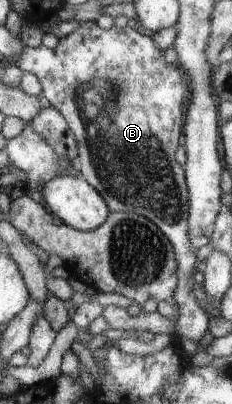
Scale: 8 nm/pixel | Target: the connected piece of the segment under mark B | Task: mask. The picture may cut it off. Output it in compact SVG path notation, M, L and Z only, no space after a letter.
M83 21L72 34L65 38L60 38L58 46L53 50L41 45L38 48L24 47L22 54L18 56L16 64L25 72L34 73L40 80L42 88L41 97L46 98L47 102L50 102L51 106L54 106L56 110L64 116L67 124L72 130L76 141L78 142L78 156L77 160L80 161L81 176L90 182L90 186L94 186L94 189L102 196L106 206L110 212L116 213L131 213L141 215L148 218L165 236L166 239L172 244L174 248L175 258L178 264L178 288L174 292L172 302L177 305L180 314L174 321L179 336L185 336L188 340L194 340L194 342L200 342L201 337L208 331L208 324L210 324L206 312L200 310L196 304L196 296L192 292L192 274L195 273L194 265L196 265L197 252L192 250L190 242L188 242L188 190L186 186L185 175L183 172L183 166L180 166L175 158L175 152L178 146L180 146L180 136L184 132L184 120L186 118L186 110L190 104L190 98L192 98L192 90L190 90L190 80L186 76L186 72L182 66L178 63L168 63L165 60L164 50L160 50L149 33L145 33L142 29L132 29L128 26L125 28L117 28L115 25L110 30L102 30L100 26L95 22Z

